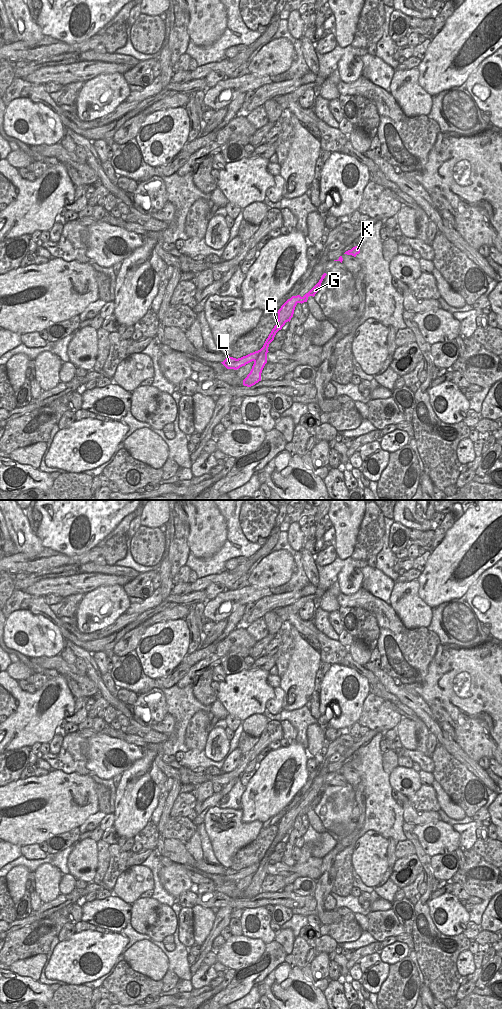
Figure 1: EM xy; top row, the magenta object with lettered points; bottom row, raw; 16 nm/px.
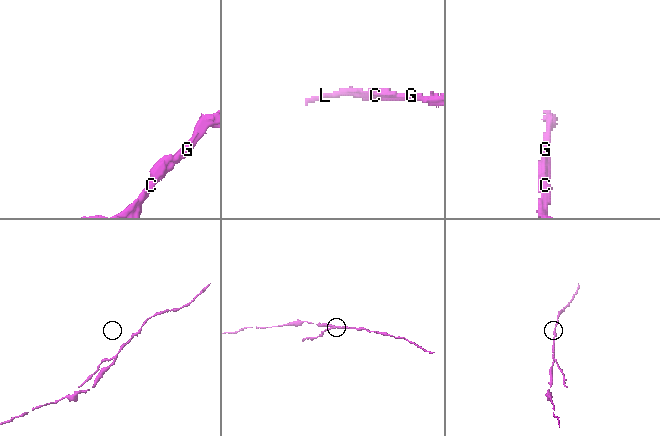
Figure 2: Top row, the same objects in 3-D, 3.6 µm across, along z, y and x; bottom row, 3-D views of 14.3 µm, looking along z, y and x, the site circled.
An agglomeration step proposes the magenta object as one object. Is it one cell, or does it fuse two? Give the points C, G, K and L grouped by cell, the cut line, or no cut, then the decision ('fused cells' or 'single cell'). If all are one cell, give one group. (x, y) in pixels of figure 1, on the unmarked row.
C G K / L; cut in xy along (260, 862), (254, 873); fused cells

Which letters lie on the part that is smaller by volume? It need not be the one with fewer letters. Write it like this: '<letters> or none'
L

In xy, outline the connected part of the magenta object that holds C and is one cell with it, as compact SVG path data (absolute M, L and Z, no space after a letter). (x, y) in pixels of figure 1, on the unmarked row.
M324 785L319 792L319 794L303 809L300 807L292 808L288 811L278 822L278 832L276 837L274 838L272 847L266 851L263 859L260 861L260 867L254 873L252 881L247 889L243 892L243 897L247 899L251 899L261 893L261 885L262 882L267 875L267 865L269 856L274 852L276 845L282 841L286 834L290 834L291 830L293 829L295 819L298 815L307 814L309 808L315 808L315 806L320 802L321 795L327 786Z

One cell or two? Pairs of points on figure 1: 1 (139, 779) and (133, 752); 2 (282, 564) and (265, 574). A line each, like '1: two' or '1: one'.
1: two
2: one

